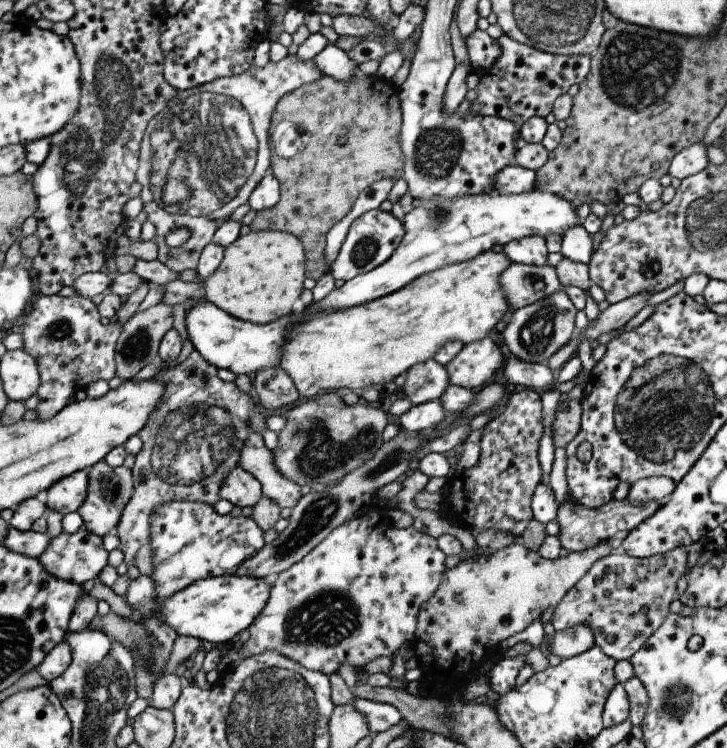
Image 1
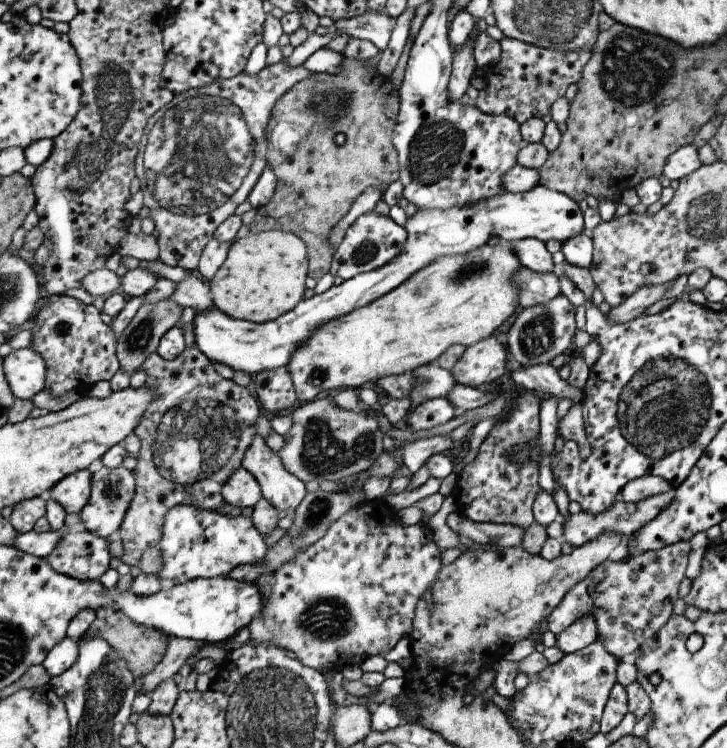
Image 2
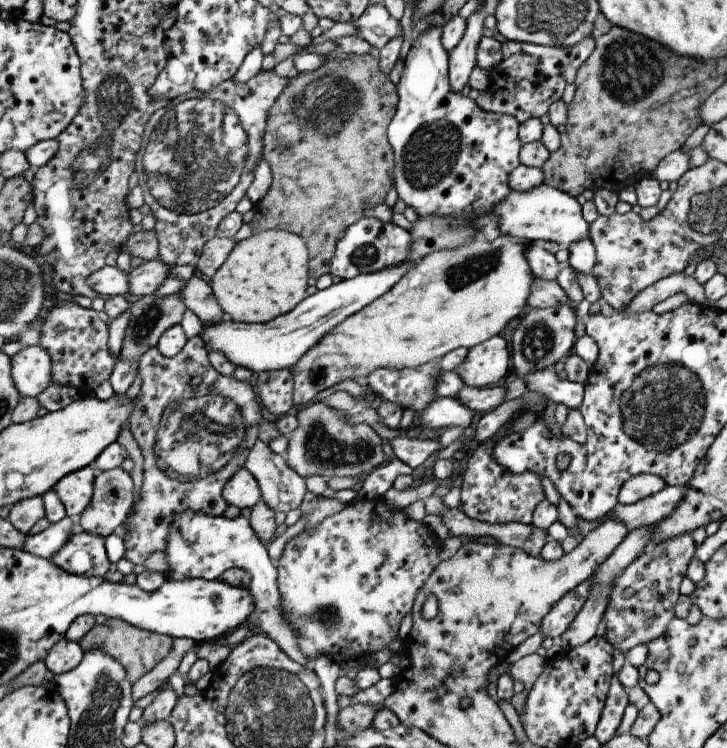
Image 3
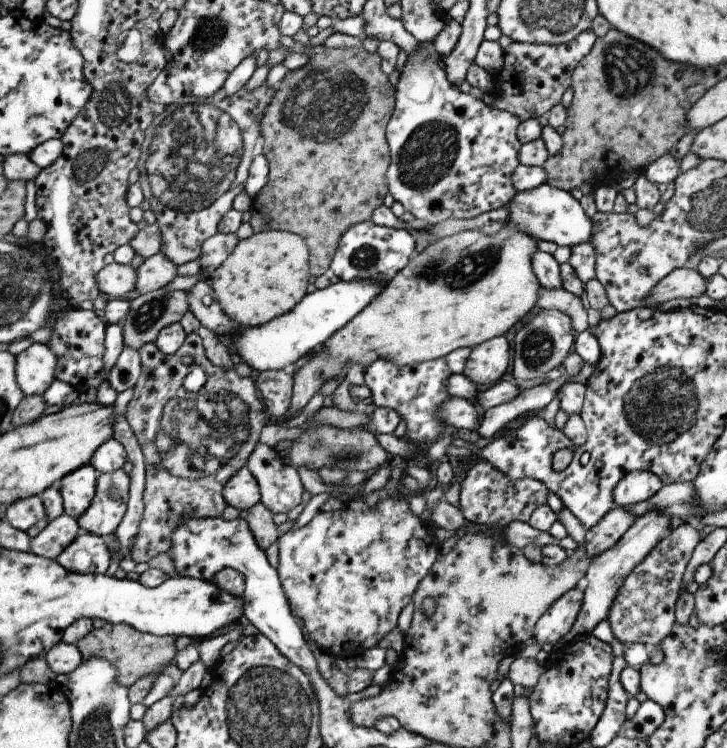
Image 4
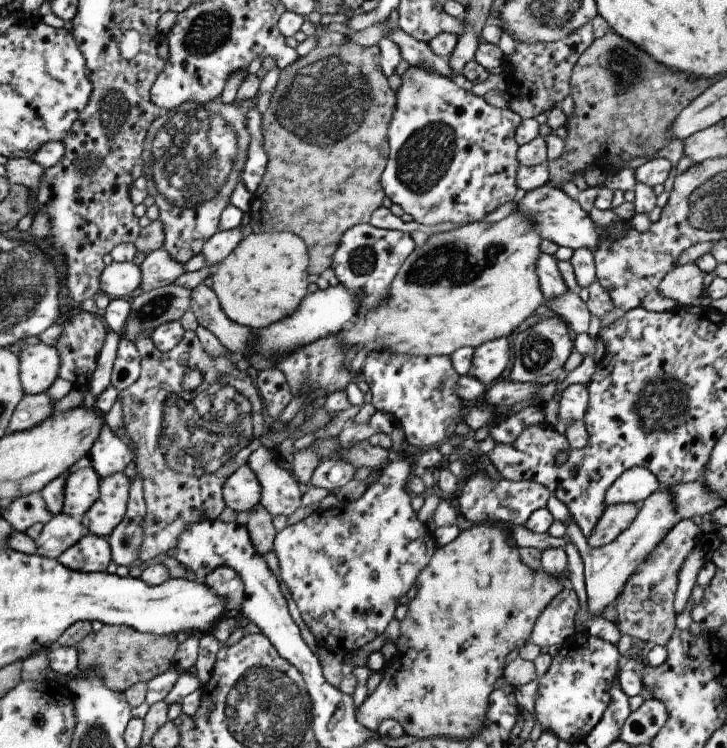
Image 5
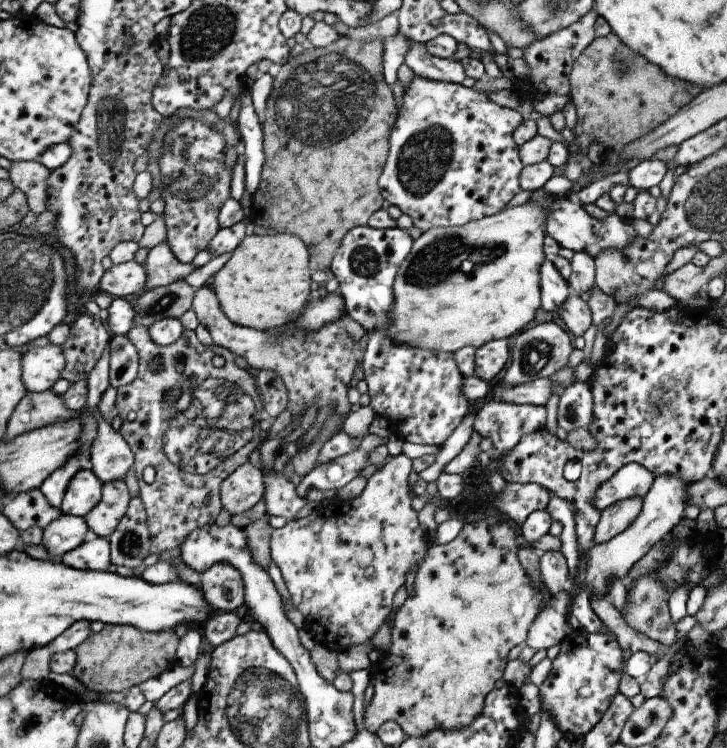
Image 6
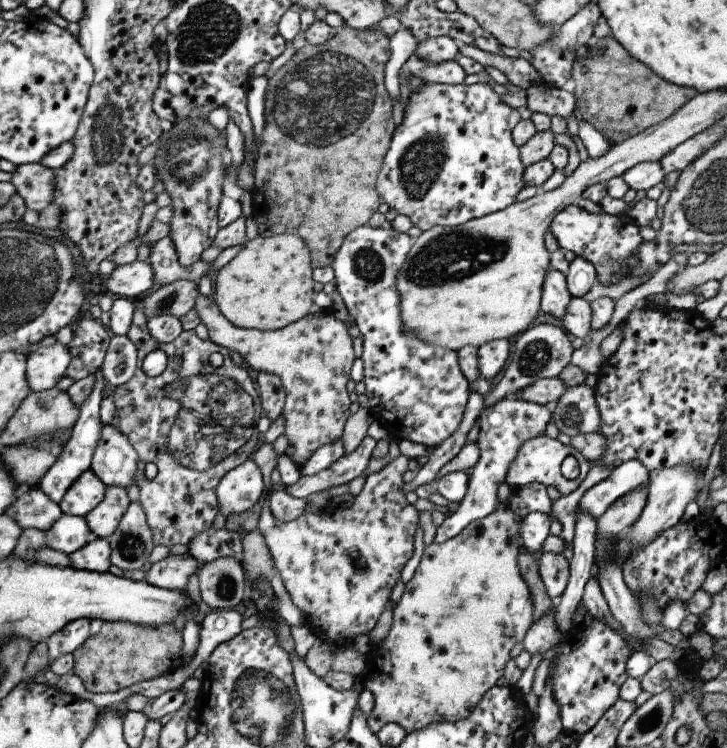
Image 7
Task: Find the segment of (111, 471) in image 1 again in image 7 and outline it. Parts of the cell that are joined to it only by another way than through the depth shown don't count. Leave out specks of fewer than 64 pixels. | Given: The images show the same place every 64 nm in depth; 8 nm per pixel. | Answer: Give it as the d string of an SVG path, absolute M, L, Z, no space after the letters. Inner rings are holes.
M107 486L102 502L85 516L92 536L103 539L110 536L118 528L120 519L124 516L130 503L124 487Z

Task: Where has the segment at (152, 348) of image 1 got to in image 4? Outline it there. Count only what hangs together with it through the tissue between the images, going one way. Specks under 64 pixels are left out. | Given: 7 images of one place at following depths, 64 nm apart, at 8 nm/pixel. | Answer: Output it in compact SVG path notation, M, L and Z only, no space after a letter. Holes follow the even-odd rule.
M166 288L134 294L130 297L129 303L128 314L122 322L124 347L138 352L144 345L154 343L163 328L178 323L189 310L186 291L169 291Z

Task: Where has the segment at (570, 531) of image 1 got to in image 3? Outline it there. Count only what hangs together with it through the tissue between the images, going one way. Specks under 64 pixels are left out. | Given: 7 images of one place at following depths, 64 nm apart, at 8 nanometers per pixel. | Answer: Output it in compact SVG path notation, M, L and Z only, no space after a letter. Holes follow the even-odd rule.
M667 485L660 492L643 498L631 505L616 503L616 506L606 516L597 521L589 521L577 516L578 542L596 530L606 519L617 519L625 524L625 528L632 532L640 527L650 527L660 519L666 518L675 511L683 497L683 486Z

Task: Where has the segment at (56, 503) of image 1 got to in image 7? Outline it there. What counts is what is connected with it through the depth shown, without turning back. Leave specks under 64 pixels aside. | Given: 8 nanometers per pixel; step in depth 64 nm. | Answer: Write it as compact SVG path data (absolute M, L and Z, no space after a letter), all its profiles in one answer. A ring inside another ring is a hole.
M88 469L69 486L64 498L59 502L63 514L85 517L102 502L105 484Z

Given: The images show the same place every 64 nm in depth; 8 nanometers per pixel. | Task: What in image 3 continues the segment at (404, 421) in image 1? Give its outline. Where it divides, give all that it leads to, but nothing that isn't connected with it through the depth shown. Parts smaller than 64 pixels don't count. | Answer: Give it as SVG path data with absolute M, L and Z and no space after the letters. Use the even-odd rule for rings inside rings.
M436 397L420 414L419 424L426 432L453 426L463 426L469 430L475 416L474 411L455 397Z

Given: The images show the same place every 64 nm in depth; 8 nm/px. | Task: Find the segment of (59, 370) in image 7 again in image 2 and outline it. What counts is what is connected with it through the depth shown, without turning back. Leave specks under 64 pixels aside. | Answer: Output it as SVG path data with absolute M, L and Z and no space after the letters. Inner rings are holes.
M31 348L13 350L3 358L3 369L16 399L31 399L45 388L46 363Z

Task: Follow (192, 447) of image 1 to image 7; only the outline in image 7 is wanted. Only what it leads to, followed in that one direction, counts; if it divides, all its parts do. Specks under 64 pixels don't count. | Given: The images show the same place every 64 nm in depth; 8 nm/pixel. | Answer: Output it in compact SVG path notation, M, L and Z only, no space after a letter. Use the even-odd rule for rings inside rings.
M136 306L135 313L133 314L133 321L130 330L127 332L127 337L136 345L137 348L137 369L135 370L134 376L128 382L125 382L122 386L115 387L113 391L113 399L117 408L116 415L120 417L120 431L121 433L133 444L133 447L138 453L137 462L137 474L136 484L139 486L139 503L142 505L144 512L147 514L147 523L151 528L154 544L158 546L166 546L170 549L170 546L176 546L176 544L188 544L200 532L208 530L212 527L212 522L216 518L216 514L219 512L219 502L217 499L217 486L221 478L224 478L228 472L234 470L237 466L240 466L245 460L252 458L254 452L259 448L259 446L265 442L263 433L258 431L257 423L261 418L261 412L263 411L262 405L260 404L260 394L256 391L255 382L250 377L250 374L246 369L241 368L236 365L230 358L230 352L227 348L223 346L214 344L210 339L202 340L200 339L195 330L182 331L176 340L171 343L159 343L152 338L149 332L149 328L146 325L146 318L144 311L138 306ZM155 350L162 350L164 354L168 357L168 366L166 370L159 374L157 377L148 376L143 369L143 358L148 356L150 352ZM214 352L220 352L224 358L223 366L215 368L210 365L208 357ZM148 462L154 462L157 466L157 474L153 480L146 480L144 476L144 467Z

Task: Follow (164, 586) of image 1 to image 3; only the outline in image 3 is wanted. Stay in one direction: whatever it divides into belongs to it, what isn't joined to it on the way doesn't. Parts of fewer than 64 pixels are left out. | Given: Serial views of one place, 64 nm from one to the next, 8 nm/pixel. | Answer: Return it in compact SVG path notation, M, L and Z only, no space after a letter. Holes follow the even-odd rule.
M185 510L178 513L170 523L165 542L168 570L164 576L168 581L184 579L218 579L231 568L244 569L250 573L248 590L255 598L256 608L250 616L263 634L270 637L292 660L309 666L310 661L299 649L295 633L281 609L281 596L277 585L277 565L270 559L266 545L252 528L248 518L239 515L228 519L225 515L209 515Z

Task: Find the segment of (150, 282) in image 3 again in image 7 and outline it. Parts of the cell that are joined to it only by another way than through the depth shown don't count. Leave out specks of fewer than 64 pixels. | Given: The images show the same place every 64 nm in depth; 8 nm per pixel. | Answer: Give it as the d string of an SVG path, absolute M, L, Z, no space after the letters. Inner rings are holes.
M168 236L152 245L149 261L152 265L156 287L163 287L177 280L200 279L211 268L211 262L197 260L190 266L182 266L177 257L174 241Z

